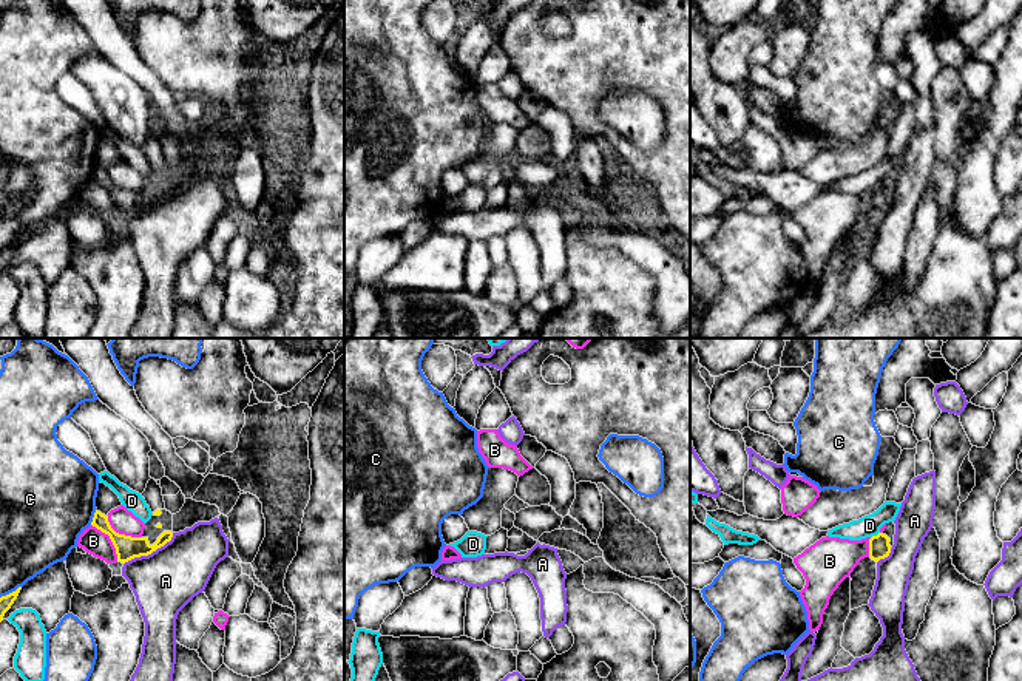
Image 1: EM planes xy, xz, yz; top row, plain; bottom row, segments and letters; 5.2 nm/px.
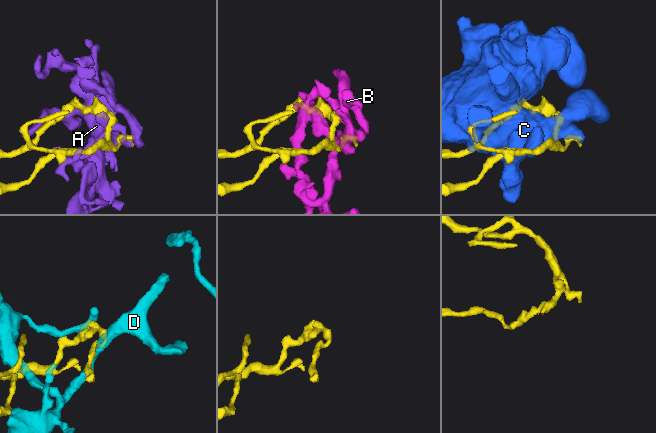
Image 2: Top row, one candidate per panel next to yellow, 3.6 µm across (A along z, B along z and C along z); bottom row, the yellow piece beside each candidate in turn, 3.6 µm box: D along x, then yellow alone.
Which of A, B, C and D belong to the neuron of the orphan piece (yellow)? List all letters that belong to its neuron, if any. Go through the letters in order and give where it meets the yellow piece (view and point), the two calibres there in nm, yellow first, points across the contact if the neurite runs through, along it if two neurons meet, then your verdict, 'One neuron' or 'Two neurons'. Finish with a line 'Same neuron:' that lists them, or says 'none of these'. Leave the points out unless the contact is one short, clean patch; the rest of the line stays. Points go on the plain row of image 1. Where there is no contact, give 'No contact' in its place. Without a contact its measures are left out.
A: Touches yellow at xy (150, 207). Thickness 120 nm (yellow) against 320 nm. Two neurons
B: Touches yellow at xy (111, 195). Thickness 120 nm (yellow) against 140 nm. Two neurons
C: Touches yellow at xy (94, 170). Thickness 120 nm (yellow) against 480 nm. Two neurons
D: Touches yellow at yz (874, 190). Thickness 110 nm (yellow) against 110 nm. Two neurons
Same neuron: none of these

